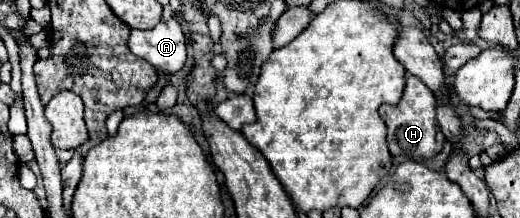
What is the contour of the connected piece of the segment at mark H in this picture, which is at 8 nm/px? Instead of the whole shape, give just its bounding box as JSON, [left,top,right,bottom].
[379,76,445,158]

